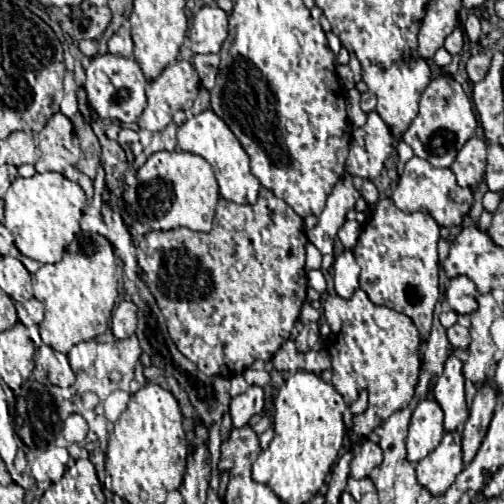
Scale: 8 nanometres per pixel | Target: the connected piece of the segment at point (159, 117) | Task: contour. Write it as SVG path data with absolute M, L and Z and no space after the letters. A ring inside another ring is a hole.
M178 60L174 64L170 64L156 80L152 80L146 86L146 96L148 96L148 106L142 112L138 124L142 130L164 130L170 122L174 112L178 110L190 110L194 98L198 96L198 72L194 70L194 66L188 60Z

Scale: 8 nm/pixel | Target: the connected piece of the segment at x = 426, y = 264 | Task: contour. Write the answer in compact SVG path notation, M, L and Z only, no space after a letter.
M382 198L376 202L370 220L362 226L358 244L352 250L362 268L360 288L374 304L388 306L410 316L418 326L422 340L430 334L432 312L440 297L440 261L436 250L439 239L440 226L430 214L406 214L398 210L390 198Z

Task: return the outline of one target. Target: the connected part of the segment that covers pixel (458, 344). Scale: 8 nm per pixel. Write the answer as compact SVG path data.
M454 324L454 326L450 326L448 328L448 340L450 340L450 344L456 348L456 350L466 350L468 348L468 344L470 344L470 332L468 332L468 328L466 326L462 326L462 324Z

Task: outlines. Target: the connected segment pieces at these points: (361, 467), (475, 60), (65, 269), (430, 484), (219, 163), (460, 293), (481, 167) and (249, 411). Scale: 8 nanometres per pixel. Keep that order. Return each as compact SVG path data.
M366 440L360 446L360 450L354 454L354 460L350 464L350 476L358 478L358 480L366 478L366 476L370 476L370 472L376 466L380 466L380 462L382 462L380 446L376 442L372 442L372 440Z
M474 54L466 62L466 70L468 70L468 78L472 82L480 82L490 70L490 58L486 54Z
M100 234L78 236L70 242L60 262L40 264L40 270L34 274L32 286L34 298L15 303L18 322L28 328L36 352L40 346L52 346L54 350L68 354L74 344L104 334L110 324L112 308L118 298L114 248Z
M458 432L444 434L440 446L416 464L416 476L422 488L432 496L444 494L462 472L462 444Z
M204 110L192 118L188 118L180 128L178 128L178 146L184 152L198 154L210 162L214 168L218 186L220 186L220 196L226 200L232 200L236 204L254 204L260 194L260 182L258 178L250 172L250 160L244 148L240 146L238 138L232 134L232 130L226 126L224 120L220 120L212 110Z
M456 276L450 280L446 290L446 302L458 314L470 314L478 308L476 304L476 286L468 276Z
M474 136L464 144L464 148L458 152L452 164L452 172L456 176L458 186L462 188L468 186L472 190L480 186L486 174L486 156L488 156L488 144L484 138Z
M256 384L248 386L244 394L238 394L230 402L230 416L234 426L242 428L256 412L262 412L262 408L264 408L264 390Z

